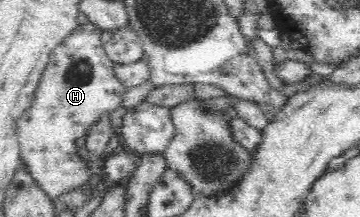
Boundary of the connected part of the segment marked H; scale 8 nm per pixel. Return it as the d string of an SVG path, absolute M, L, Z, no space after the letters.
M94 23L77 25L75 31L66 37L65 42L51 52L49 63L33 93L29 109L21 115L18 121L20 157L31 168L33 177L51 199L55 195L61 195L65 191L71 191L82 184L87 184L94 178L89 160L81 158L81 155L77 153L77 139L87 133L91 123L97 121L97 117L103 111L117 109L121 105L123 93L127 90L113 74L114 61L103 48L101 35L102 30Z

